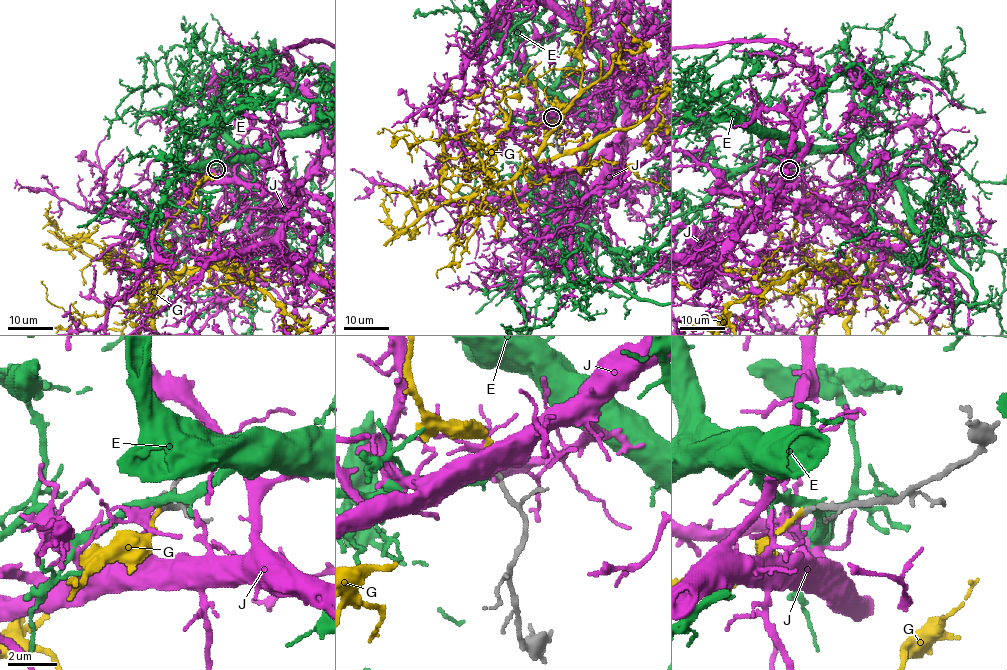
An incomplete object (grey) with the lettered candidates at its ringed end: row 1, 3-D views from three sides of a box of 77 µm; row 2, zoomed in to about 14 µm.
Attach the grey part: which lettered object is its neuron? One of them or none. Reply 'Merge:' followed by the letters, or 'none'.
Merge: G

